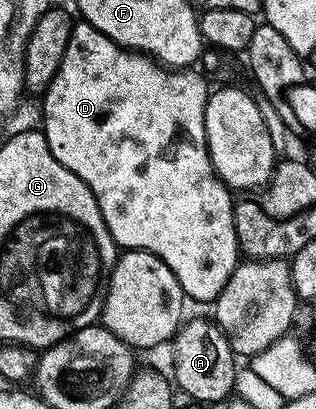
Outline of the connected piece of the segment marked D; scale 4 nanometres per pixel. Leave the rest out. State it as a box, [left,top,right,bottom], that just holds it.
[41,23,239,303]

